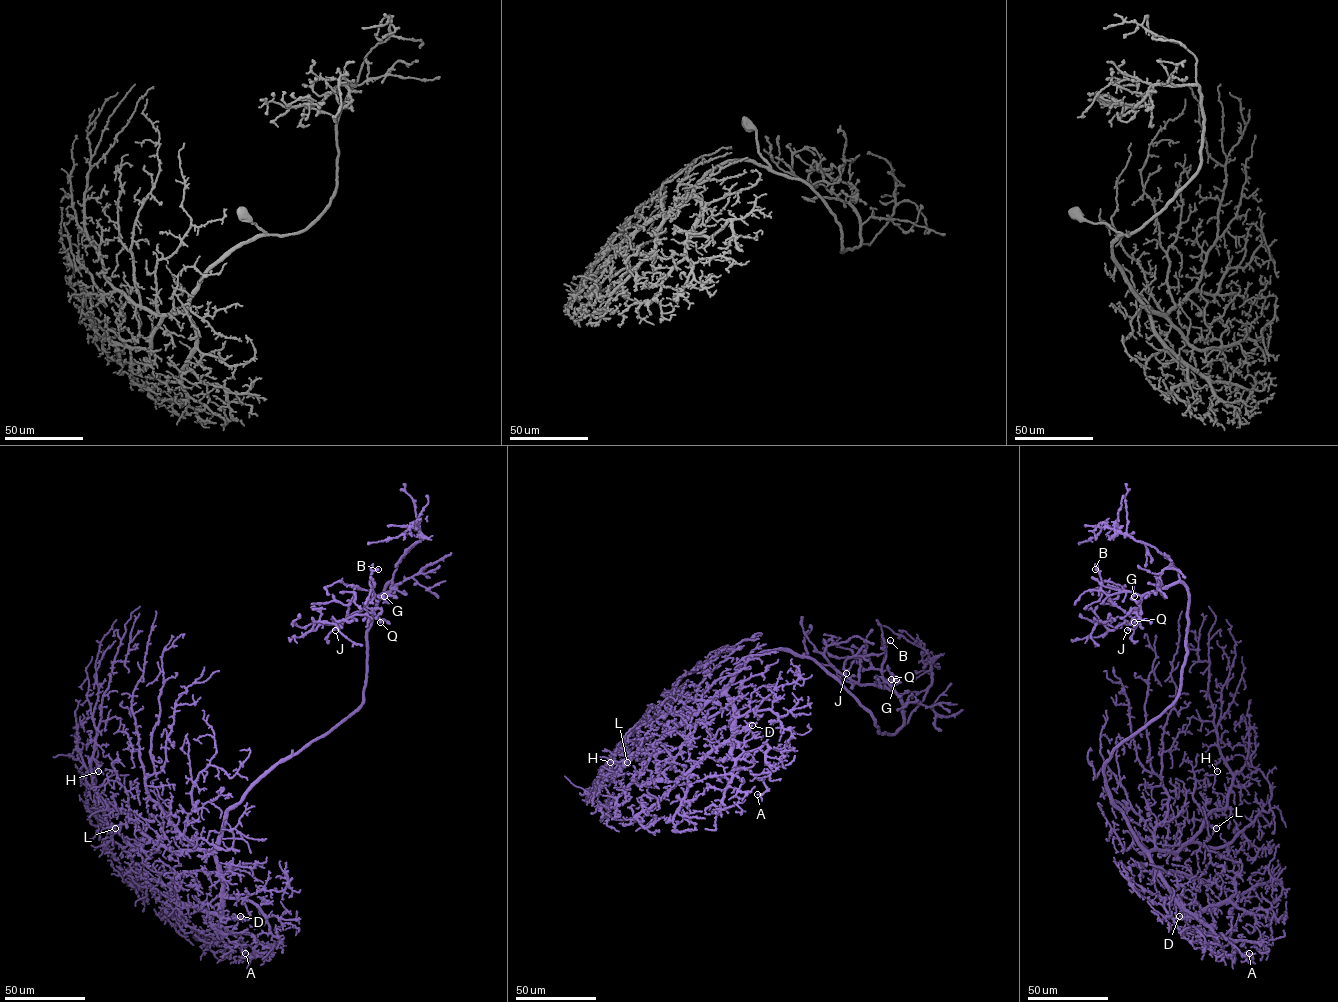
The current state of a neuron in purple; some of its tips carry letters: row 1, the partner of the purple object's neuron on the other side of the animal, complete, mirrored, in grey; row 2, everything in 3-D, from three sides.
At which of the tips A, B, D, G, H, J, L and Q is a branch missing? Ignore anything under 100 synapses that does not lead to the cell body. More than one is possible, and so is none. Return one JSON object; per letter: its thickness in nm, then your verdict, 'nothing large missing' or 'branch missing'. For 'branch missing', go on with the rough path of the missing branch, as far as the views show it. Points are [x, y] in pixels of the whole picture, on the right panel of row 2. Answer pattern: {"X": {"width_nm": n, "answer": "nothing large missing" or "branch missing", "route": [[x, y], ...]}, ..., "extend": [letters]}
{"A": {"width_nm": 320, "answer": "nothing large missing"}, "B": {"width_nm": 500, "answer": "nothing large missing"}, "D": {"width_nm": 220, "answer": "nothing large missing"}, "G": {"width_nm": 480, "answer": "nothing large missing"}, "H": {"width_nm": 320, "answer": "nothing large missing"}, "J": {"width_nm": 600, "answer": "nothing large missing"}, "L": {"width_nm": 240, "answer": "nothing large missing"}, "Q": {"width_nm": 480, "answer": "nothing large missing"}, "extend": []}

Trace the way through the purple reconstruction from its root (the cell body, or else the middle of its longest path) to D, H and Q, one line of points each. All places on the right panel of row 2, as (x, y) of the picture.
D: (1105, 775), (1110, 799), (1122, 812), (1137, 843), (1147, 853), (1158, 875), (1189, 915), (1186, 919), (1179, 916)
H: (1105, 775), (1109, 797), (1135, 840), (1146, 850), (1177, 851), (1226, 805), (1232, 774), (1221, 757), (1217, 771)
Q: (1105, 775), (1112, 752), (1177, 695), (1186, 652), (1186, 587), (1174, 582), (1144, 595), (1134, 622)

